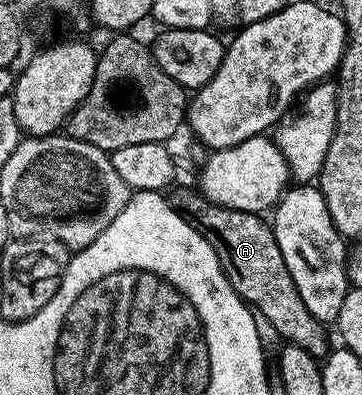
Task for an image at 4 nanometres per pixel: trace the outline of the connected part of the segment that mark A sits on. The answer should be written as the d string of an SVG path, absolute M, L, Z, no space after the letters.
M177 188L169 193L170 204L188 226L195 228L210 243L235 294L245 300L263 321L266 319L283 336L286 344L295 344L308 350L308 354L325 357L332 348L332 344L326 341L327 329L312 318L308 306L304 306L304 298L300 298L292 274L288 274L288 266L284 266L284 254L280 254L280 246L276 246L273 227L267 221L265 224L259 213L221 208L201 191Z

